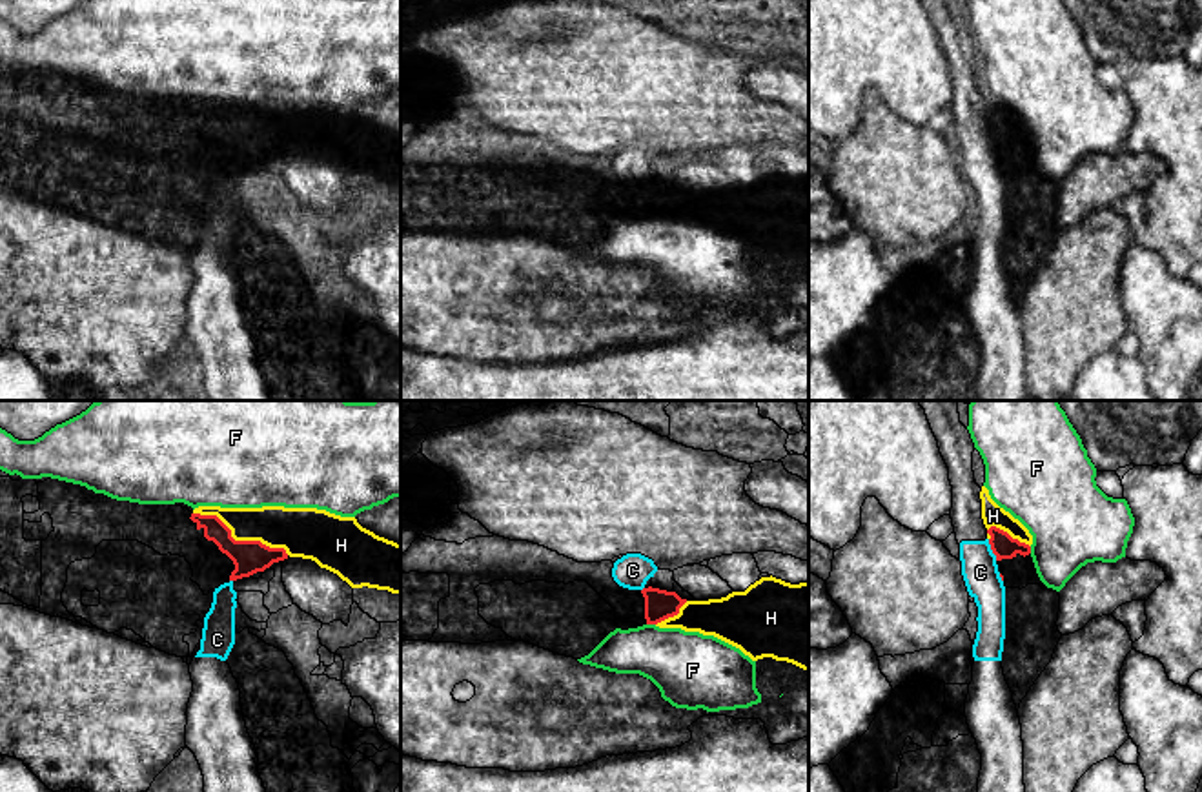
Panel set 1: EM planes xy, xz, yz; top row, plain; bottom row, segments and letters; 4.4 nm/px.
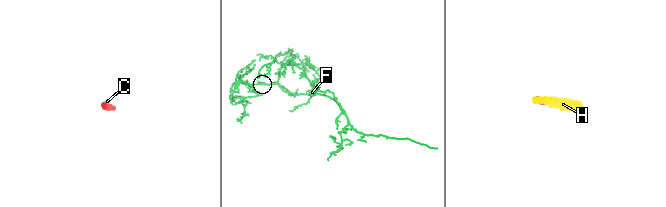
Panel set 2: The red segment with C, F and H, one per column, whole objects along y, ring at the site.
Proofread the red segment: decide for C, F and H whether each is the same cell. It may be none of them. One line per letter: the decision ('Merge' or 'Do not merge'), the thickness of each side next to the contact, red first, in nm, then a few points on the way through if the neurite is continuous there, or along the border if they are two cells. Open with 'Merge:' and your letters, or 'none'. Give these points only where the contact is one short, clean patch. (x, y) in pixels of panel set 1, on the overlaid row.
Merge: H
C: Do not merge. Thickness 110 nm (red) against 160 nm. Boundary: yz (988, 539), (997, 559)
F: Do not merge. Thickness 140 nm (red) against 320 nm
H: Merge. Thickness 140 nm (red) against 190 nm

